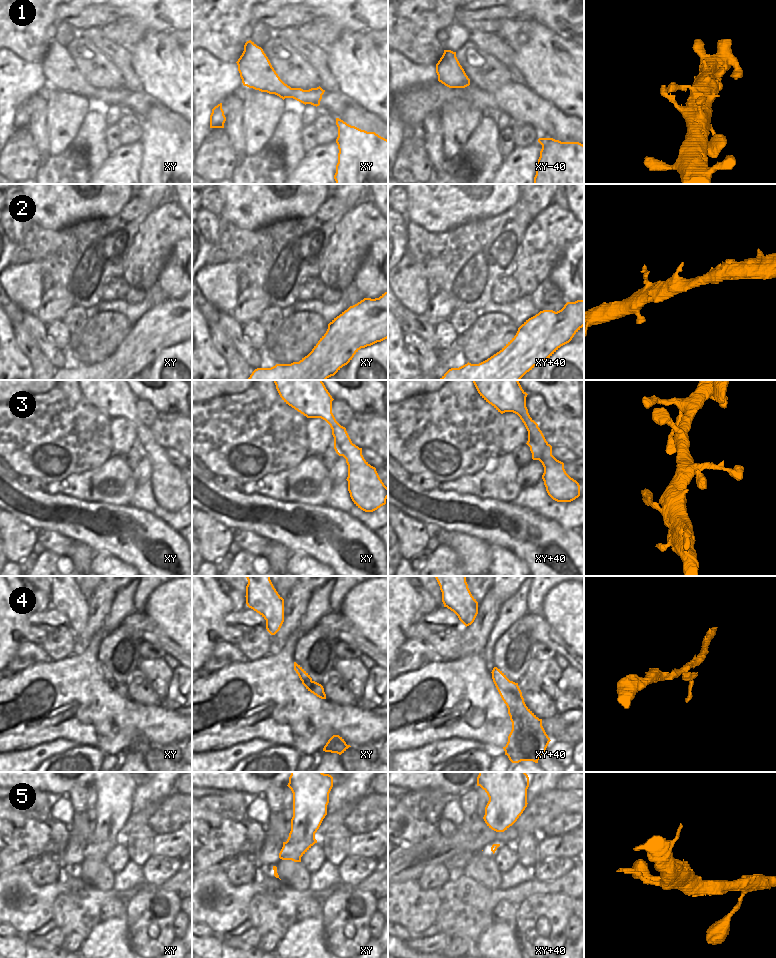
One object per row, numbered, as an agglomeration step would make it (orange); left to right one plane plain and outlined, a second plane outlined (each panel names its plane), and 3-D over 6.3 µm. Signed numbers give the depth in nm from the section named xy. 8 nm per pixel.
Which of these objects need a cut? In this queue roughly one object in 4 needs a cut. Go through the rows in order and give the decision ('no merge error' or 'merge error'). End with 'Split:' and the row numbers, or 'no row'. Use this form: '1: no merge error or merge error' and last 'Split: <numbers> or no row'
1: no merge error
2: no merge error
3: no merge error
4: merge error
5: no merge error
Split: 4

